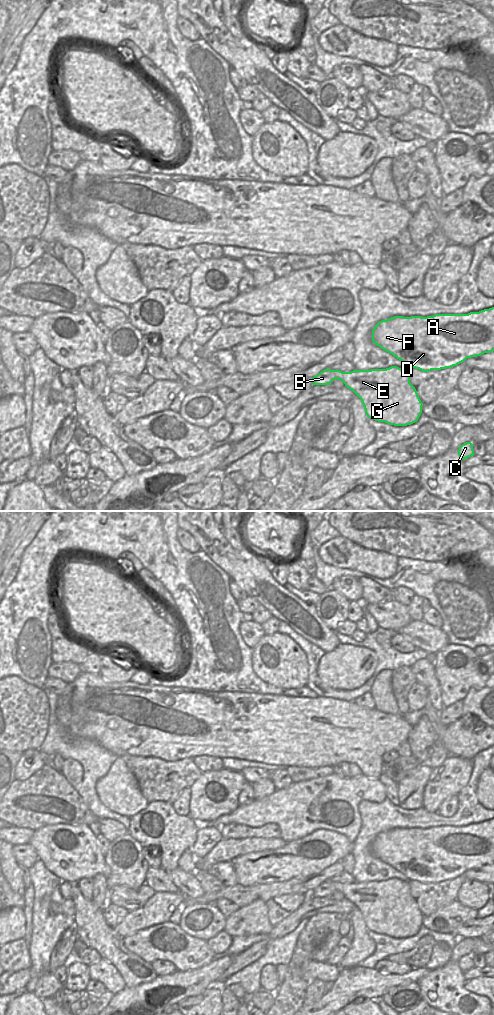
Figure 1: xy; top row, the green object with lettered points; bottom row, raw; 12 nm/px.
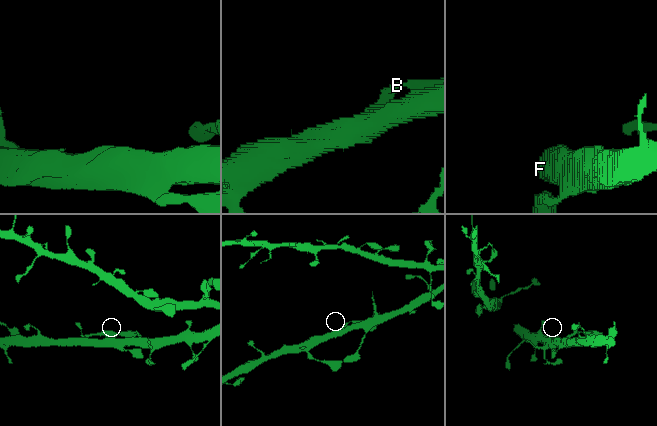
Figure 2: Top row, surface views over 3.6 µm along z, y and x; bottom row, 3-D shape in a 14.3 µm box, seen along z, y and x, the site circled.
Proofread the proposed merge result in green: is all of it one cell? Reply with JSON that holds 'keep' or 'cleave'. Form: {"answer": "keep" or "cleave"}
{"answer": "keep"}

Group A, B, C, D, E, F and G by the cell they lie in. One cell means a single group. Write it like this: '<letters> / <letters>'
A B C D E F G

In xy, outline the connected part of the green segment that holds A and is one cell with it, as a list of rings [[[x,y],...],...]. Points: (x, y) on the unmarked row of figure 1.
[[[494,819],[468,826],[435,826],[427,829],[394,828],[375,837],[372,842],[372,853],[381,861],[404,874],[408,880],[391,878],[386,881],[353,882],[351,884],[324,881],[314,888],[311,893],[313,897],[330,897],[335,891],[341,892],[347,900],[360,910],[368,930],[394,938],[411,937],[418,933],[422,925],[423,915],[415,899],[410,895],[408,881],[415,880],[423,884],[429,884],[431,882],[451,880],[464,874],[467,870],[494,863]]]

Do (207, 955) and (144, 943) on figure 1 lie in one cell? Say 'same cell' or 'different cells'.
same cell

